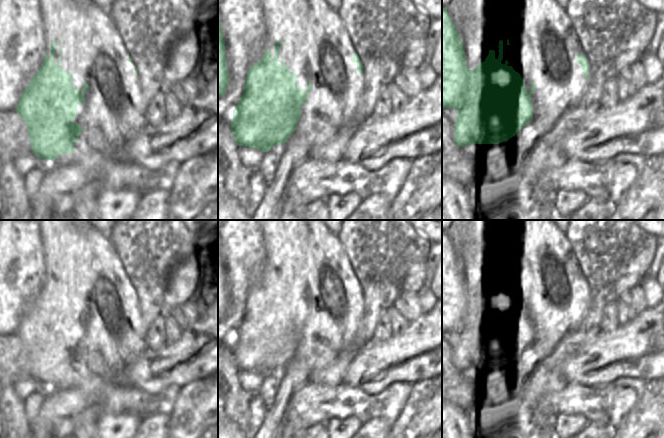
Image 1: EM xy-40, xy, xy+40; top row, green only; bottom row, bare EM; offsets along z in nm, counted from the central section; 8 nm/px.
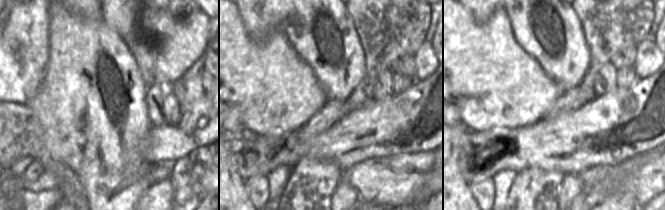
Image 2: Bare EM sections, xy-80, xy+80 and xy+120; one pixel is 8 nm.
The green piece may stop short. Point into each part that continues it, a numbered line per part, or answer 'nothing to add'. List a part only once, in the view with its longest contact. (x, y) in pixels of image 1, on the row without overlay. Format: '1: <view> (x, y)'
nothing to add

